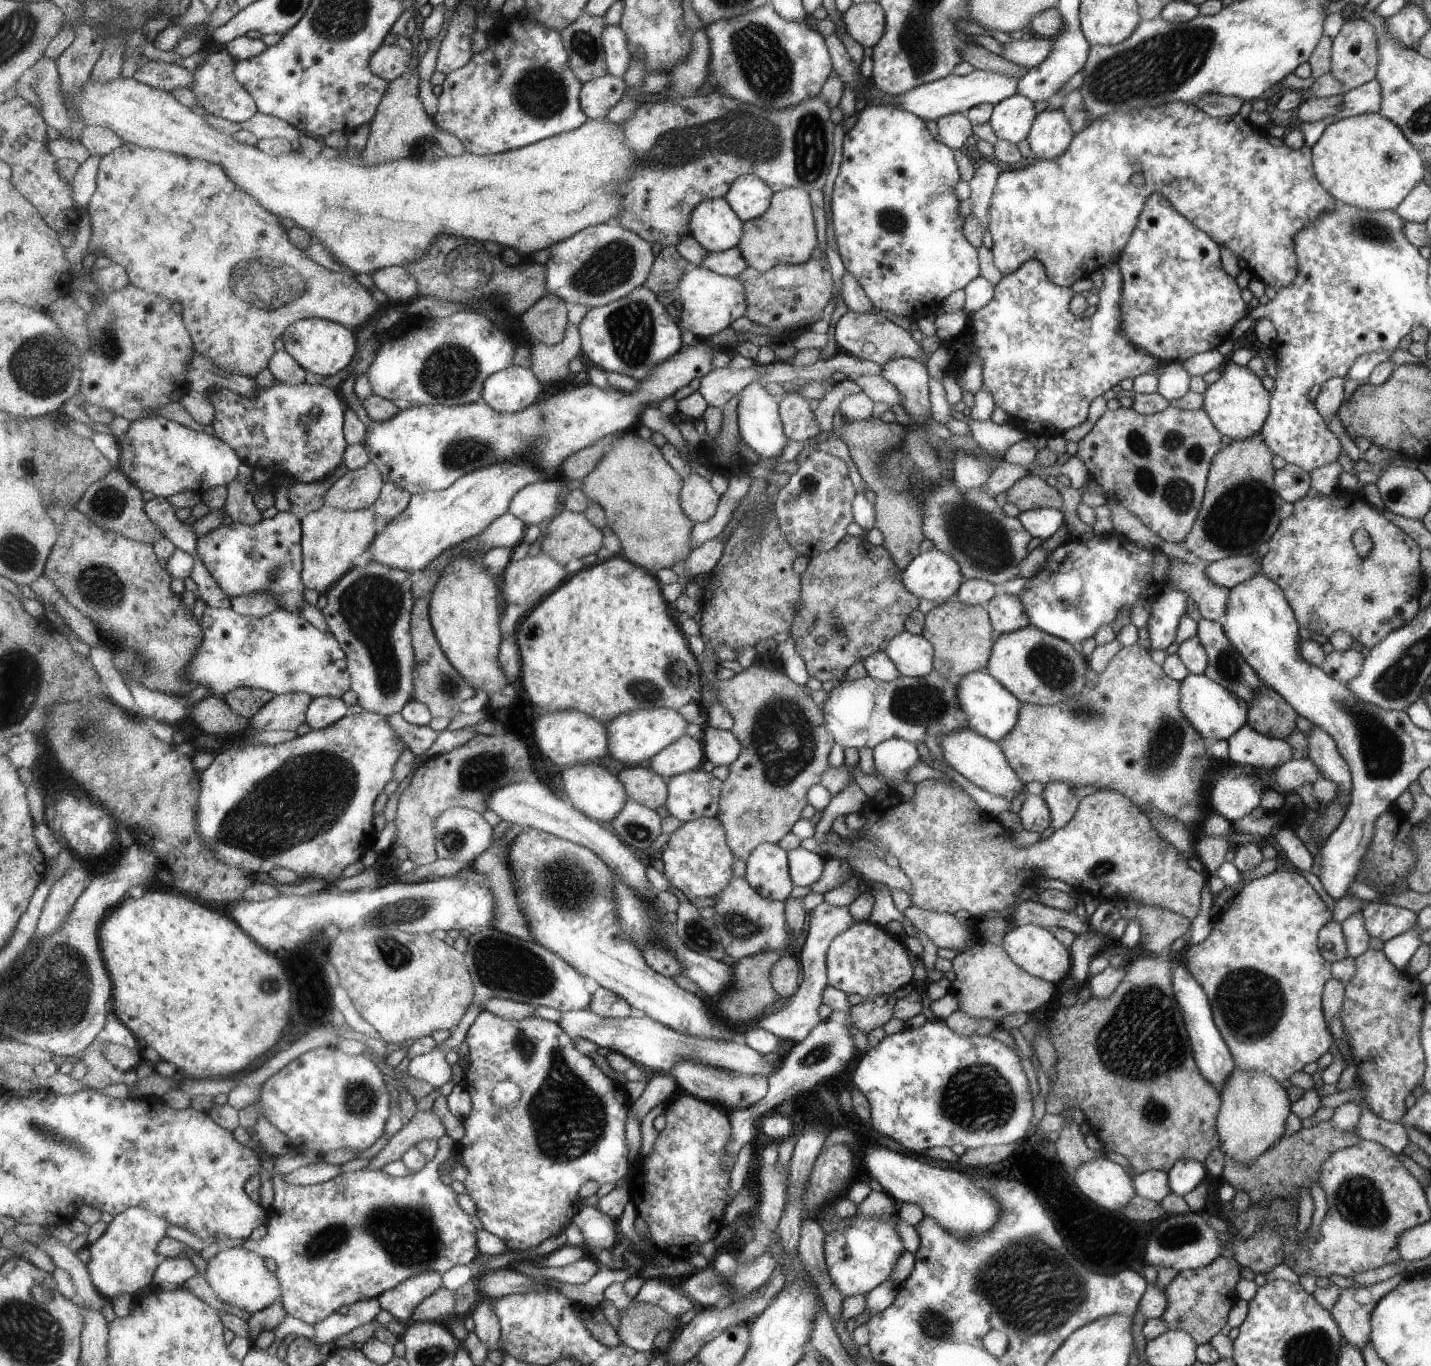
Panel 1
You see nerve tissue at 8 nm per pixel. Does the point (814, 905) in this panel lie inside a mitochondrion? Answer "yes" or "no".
no

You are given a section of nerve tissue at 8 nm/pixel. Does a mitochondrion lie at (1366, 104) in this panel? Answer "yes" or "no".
no

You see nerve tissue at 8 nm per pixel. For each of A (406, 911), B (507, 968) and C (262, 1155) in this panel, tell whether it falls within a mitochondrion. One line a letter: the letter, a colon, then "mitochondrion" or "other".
A: mitochondrion
B: mitochondrion
C: other

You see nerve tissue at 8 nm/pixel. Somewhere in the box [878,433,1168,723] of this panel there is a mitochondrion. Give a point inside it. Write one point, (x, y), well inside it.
(983, 540)

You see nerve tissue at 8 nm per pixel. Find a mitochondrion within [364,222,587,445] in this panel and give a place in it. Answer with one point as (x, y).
(447, 373)

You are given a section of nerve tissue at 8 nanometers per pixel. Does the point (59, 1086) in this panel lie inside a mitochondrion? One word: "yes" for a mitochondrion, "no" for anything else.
no

